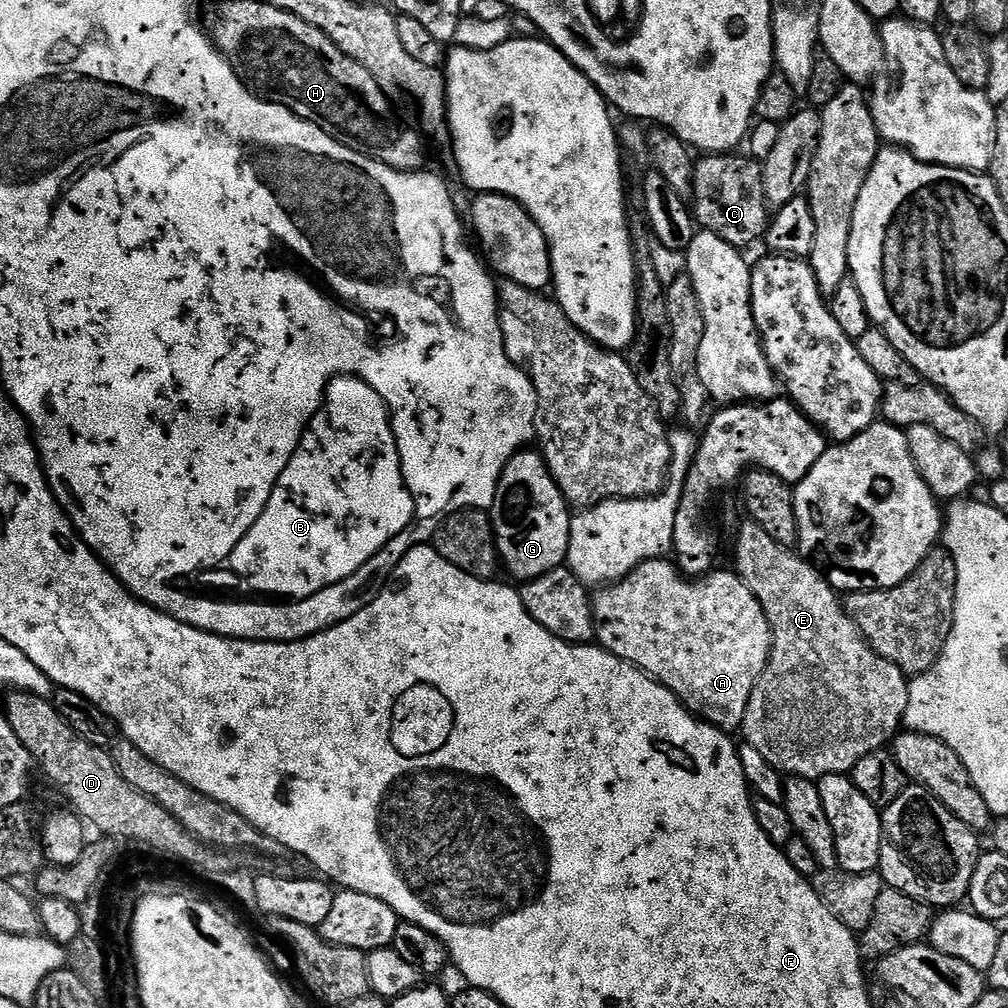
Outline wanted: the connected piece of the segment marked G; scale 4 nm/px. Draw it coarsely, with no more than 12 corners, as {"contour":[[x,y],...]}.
{"contour":[[539,451],[506,462],[490,515],[520,582],[567,561],[573,513]]}

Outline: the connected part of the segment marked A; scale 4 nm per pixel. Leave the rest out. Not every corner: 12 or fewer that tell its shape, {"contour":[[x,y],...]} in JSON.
{"contour":[[642,562],[592,596],[599,647],[729,734],[772,652],[735,571]]}

